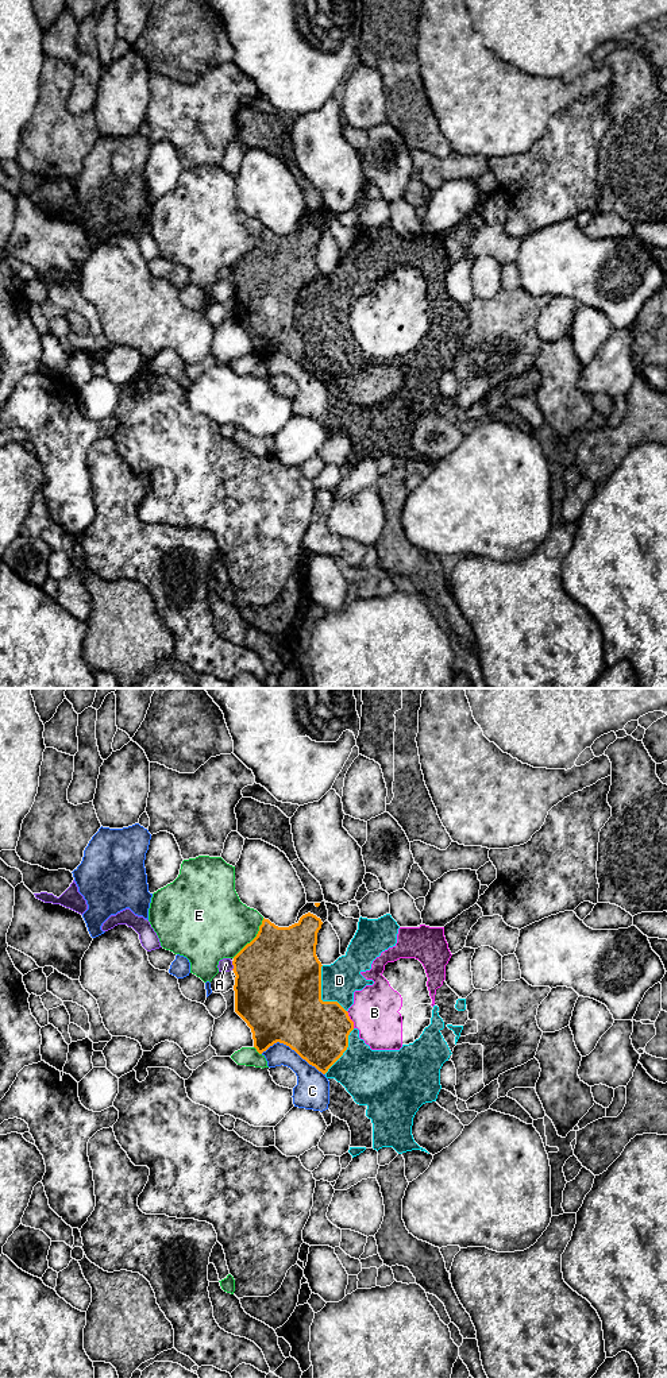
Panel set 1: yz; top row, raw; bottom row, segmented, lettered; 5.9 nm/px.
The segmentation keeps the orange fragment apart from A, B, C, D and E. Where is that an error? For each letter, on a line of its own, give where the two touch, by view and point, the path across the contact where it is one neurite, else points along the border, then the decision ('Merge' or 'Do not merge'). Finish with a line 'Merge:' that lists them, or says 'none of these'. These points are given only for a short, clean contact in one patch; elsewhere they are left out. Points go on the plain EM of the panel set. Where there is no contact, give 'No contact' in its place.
A: Touches orange at yz (232, 273). Do not merge
B: Touches orange at yz (350, 328). Merge
C: Touches orange at yz (293, 358). Do not merge
D: Touches orange at yz (320, 304). Merge
E: Touches orange at yz (254, 247). Do not merge
Merge: B, D

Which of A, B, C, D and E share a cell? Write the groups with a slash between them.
A / B D / C / E

